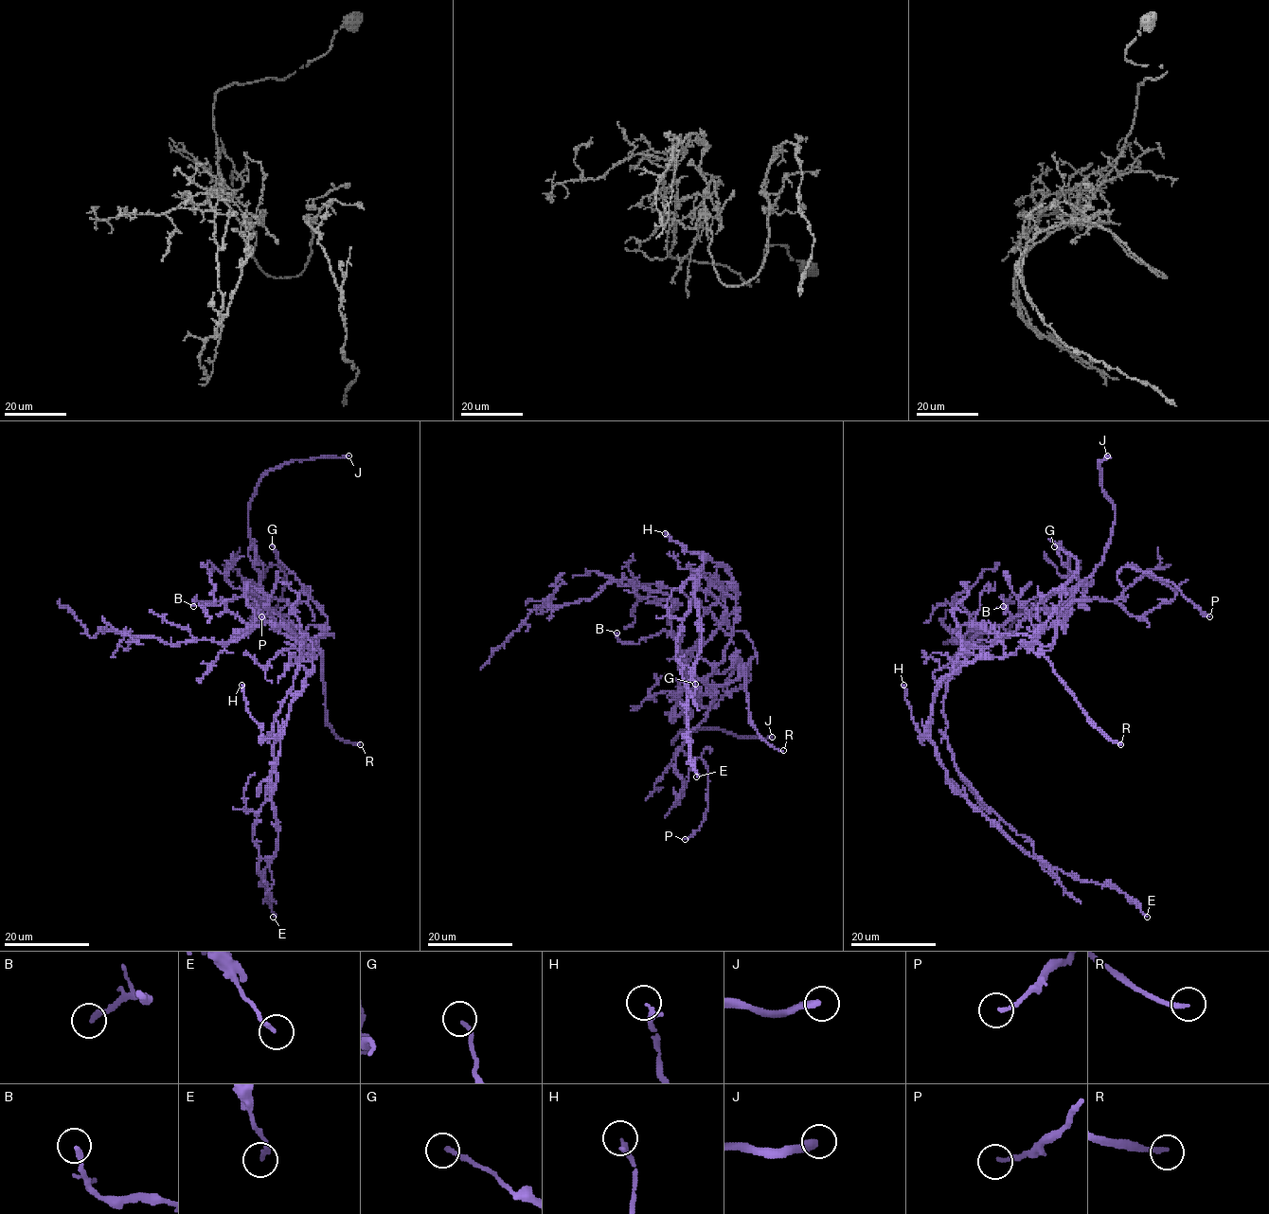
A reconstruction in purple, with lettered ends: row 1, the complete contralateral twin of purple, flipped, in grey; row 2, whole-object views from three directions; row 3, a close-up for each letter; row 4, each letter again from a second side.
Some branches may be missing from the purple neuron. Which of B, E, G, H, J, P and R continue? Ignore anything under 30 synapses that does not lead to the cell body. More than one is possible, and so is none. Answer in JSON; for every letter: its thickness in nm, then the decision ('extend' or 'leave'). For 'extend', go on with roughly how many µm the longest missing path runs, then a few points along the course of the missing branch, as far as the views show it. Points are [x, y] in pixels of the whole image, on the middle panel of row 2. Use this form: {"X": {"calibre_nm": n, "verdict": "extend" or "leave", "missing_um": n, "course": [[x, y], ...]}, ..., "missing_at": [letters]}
{"B": {"calibre_nm": 200, "verdict": "leave"}, "E": {"calibre_nm": 160, "verdict": "leave"}, "G": {"calibre_nm": 160, "verdict": "leave"}, "H": {"calibre_nm": 240, "verdict": "leave"}, "J": {"calibre_nm": 300, "verdict": "extend", "missing_um": 40, "course": [[772, 737], [780, 728], [774, 681], [779, 675], [779, 682], [820, 720]]}, "P": {"calibre_nm": 170, "verdict": "leave"}, "R": {"calibre_nm": 190, "verdict": "extend", "missing_um": 120}, "missing_at": ["J", "R"]}

